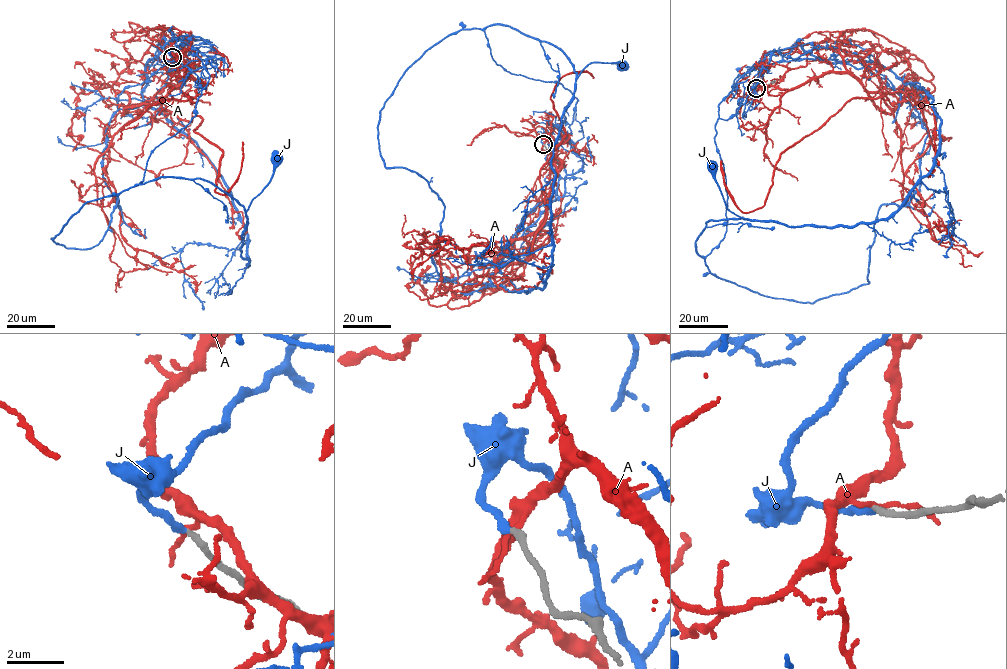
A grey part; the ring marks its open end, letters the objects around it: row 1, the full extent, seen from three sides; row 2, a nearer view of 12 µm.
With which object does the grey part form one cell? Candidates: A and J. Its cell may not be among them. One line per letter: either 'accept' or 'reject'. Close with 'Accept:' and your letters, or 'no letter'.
A: reject
J: accept
Accept: J

